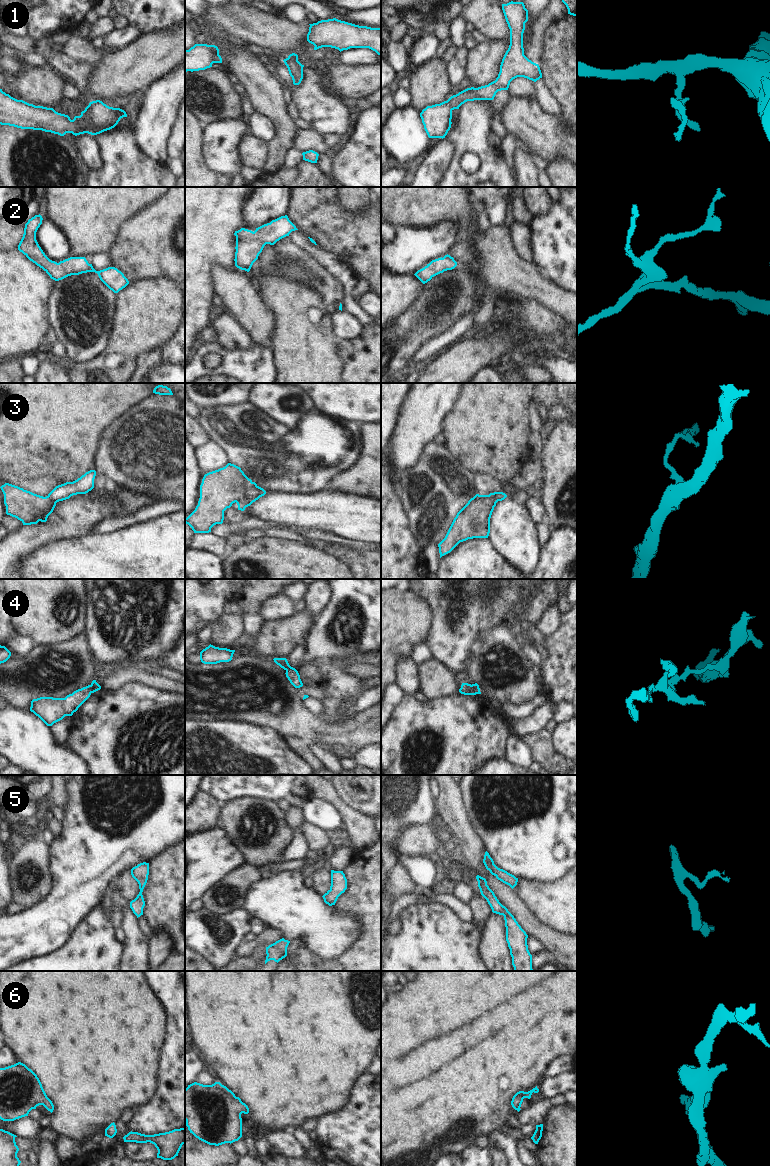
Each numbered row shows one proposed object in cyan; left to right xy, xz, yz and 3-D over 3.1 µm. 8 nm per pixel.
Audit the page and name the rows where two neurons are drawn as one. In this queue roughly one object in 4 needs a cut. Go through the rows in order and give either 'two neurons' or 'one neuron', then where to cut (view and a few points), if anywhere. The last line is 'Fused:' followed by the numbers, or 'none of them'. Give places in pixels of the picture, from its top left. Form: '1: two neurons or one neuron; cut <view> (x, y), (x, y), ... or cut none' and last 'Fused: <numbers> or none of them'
1: one neuron; cut none
2: one neuron; cut none
3: two neurons; cut xz (253, 482), (248, 486), (245, 496), (236, 502)
4: two neurons; cut yz (470, 685), (474, 694)
5: one neuron; cut none
6: one neuron; cut none
Fused: 3, 4

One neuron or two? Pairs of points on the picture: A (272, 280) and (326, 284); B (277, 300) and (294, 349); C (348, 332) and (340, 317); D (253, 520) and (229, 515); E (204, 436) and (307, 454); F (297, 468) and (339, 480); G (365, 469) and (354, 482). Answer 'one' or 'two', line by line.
A: two
B: one
C: one
D: two
E: two
F: two
G: one

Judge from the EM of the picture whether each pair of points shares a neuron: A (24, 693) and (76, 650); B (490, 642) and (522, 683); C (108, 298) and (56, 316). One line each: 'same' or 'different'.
A: same
B: same
C: same

